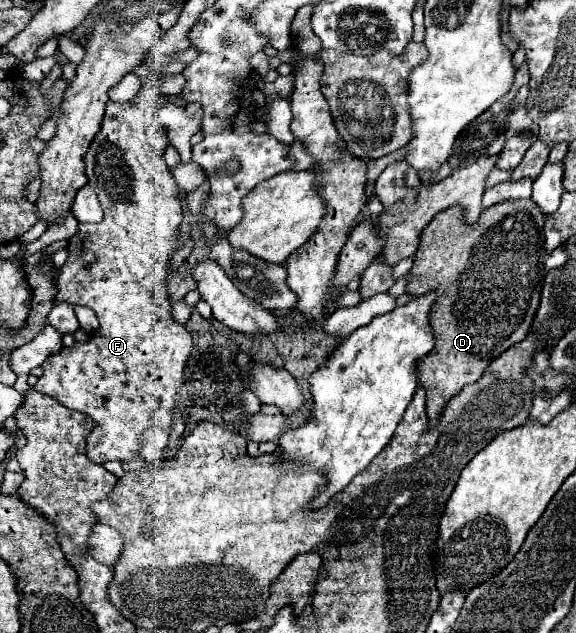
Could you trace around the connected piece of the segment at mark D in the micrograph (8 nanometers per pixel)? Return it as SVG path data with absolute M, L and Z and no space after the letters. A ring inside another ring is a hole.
M506 200L486 208L476 224L466 222L462 206L450 206L448 210L436 214L422 230L406 292L410 298L416 298L436 290L436 302L430 310L430 326L436 336L436 346L426 358L420 360L418 370L420 386L426 388L426 412L430 414L432 424L436 424L444 402L458 394L466 384L476 382L492 358L524 340L538 308L542 280L546 274L544 258L548 250L544 244L544 220L546 216L534 200Z

